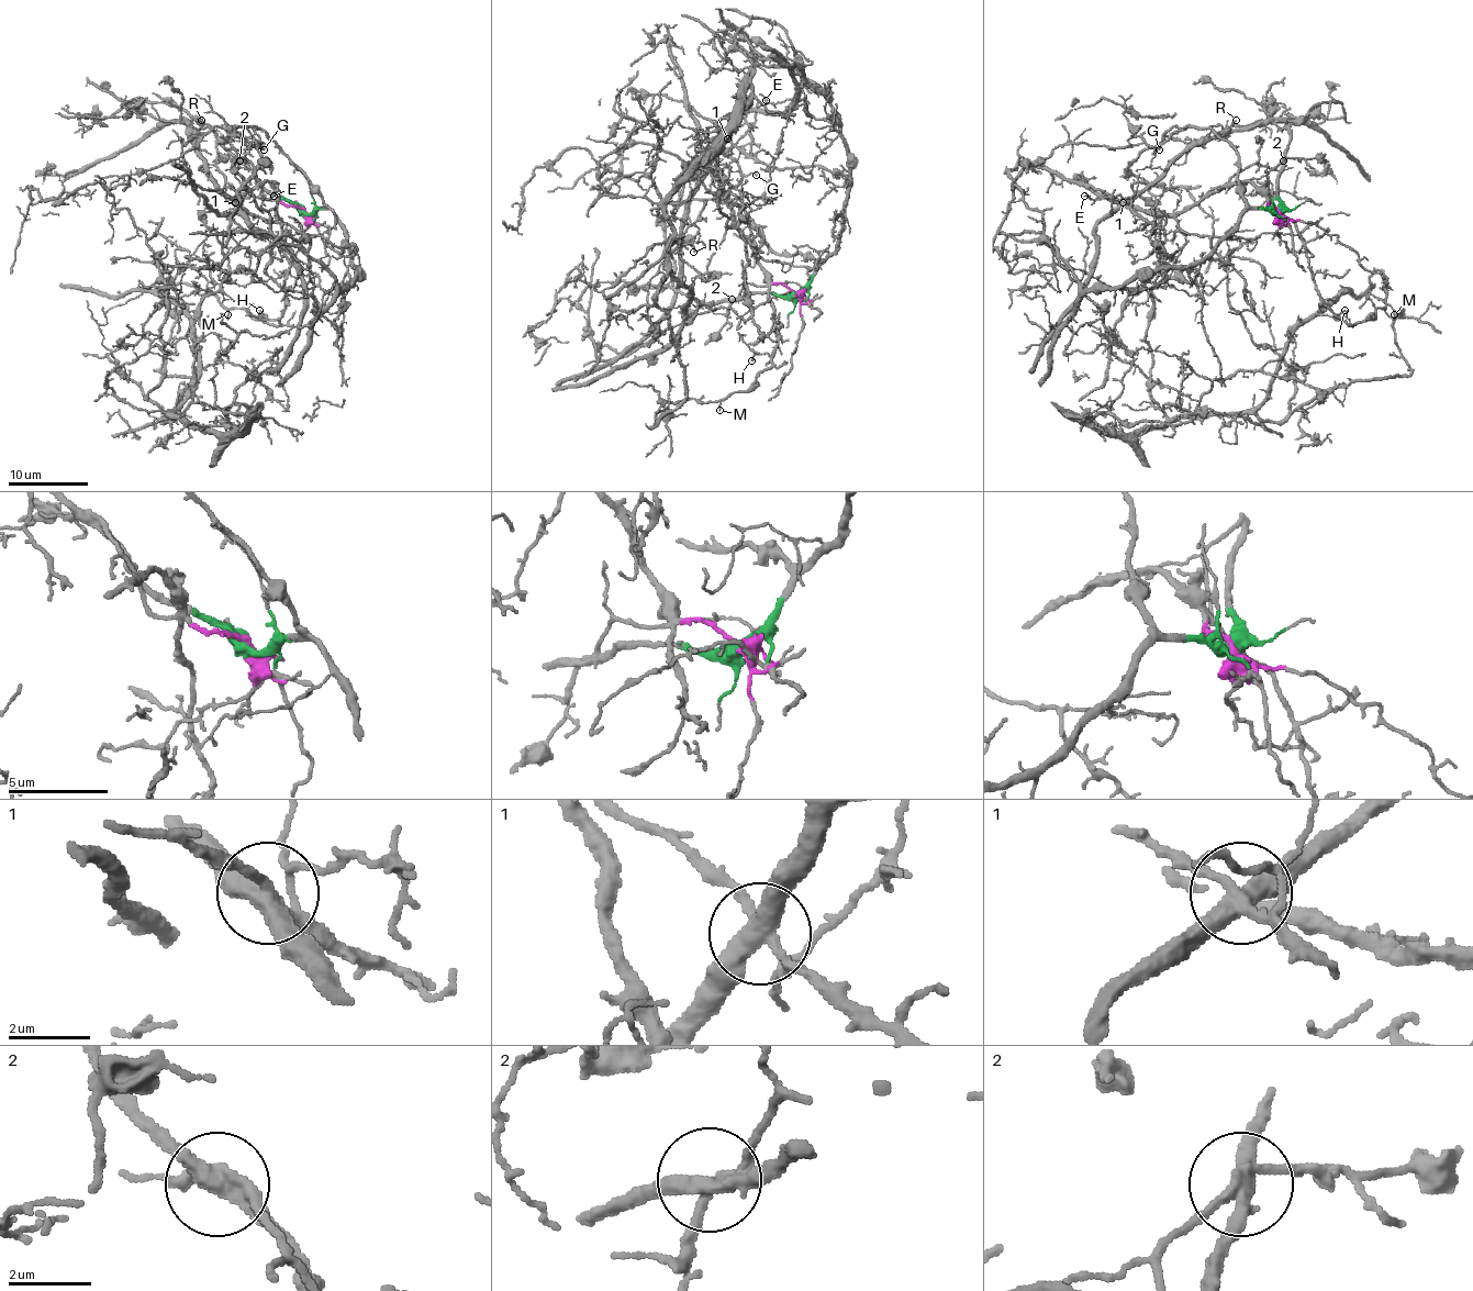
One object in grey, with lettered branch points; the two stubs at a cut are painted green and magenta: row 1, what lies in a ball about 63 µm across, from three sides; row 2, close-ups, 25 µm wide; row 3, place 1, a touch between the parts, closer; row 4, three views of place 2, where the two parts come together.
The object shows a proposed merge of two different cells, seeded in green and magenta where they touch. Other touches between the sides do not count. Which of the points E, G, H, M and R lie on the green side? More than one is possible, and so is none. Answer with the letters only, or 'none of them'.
G, R

